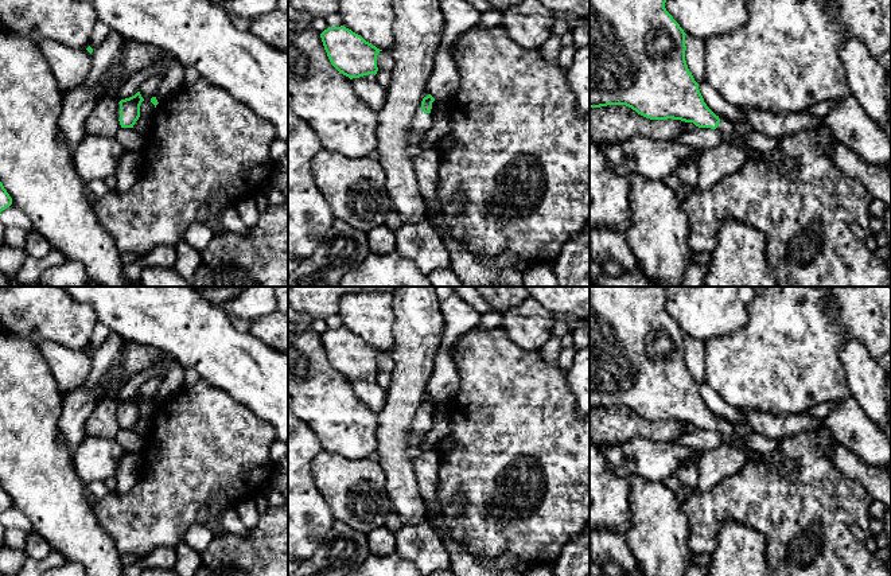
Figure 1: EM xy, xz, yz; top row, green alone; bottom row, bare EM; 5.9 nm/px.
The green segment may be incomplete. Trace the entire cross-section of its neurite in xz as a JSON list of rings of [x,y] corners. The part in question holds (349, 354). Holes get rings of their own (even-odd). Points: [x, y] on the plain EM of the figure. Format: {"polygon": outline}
{"polygon": [[[341,327],[328,328],[320,339],[331,366],[343,377],[353,381],[377,375],[377,357],[382,351],[366,343],[361,336]]]}

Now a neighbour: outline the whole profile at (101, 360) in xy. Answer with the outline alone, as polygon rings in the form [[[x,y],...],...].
[[[110,331],[104,345],[92,354],[92,369],[83,386],[94,388],[100,382],[118,355],[122,343],[124,340],[116,332]]]

